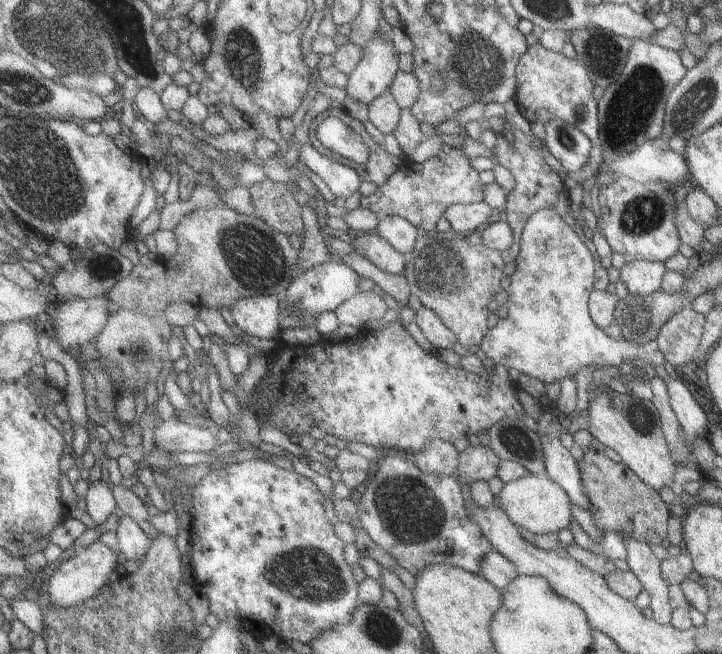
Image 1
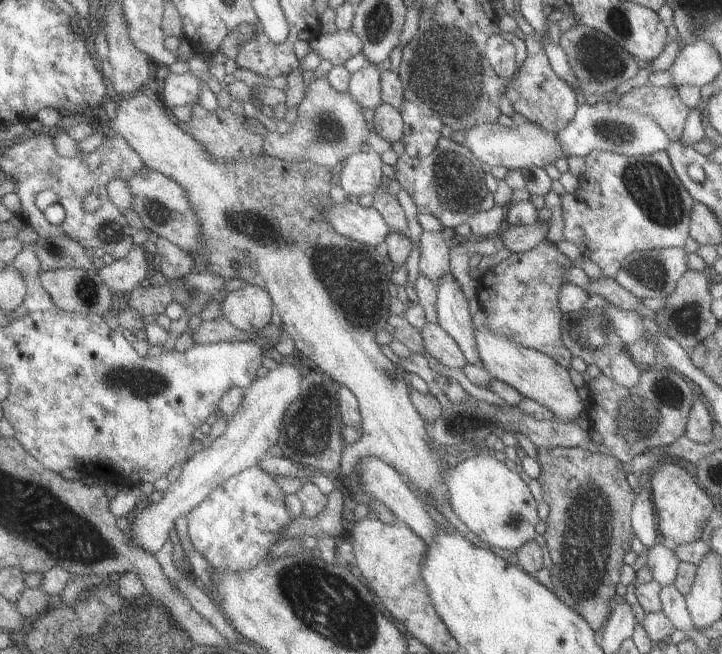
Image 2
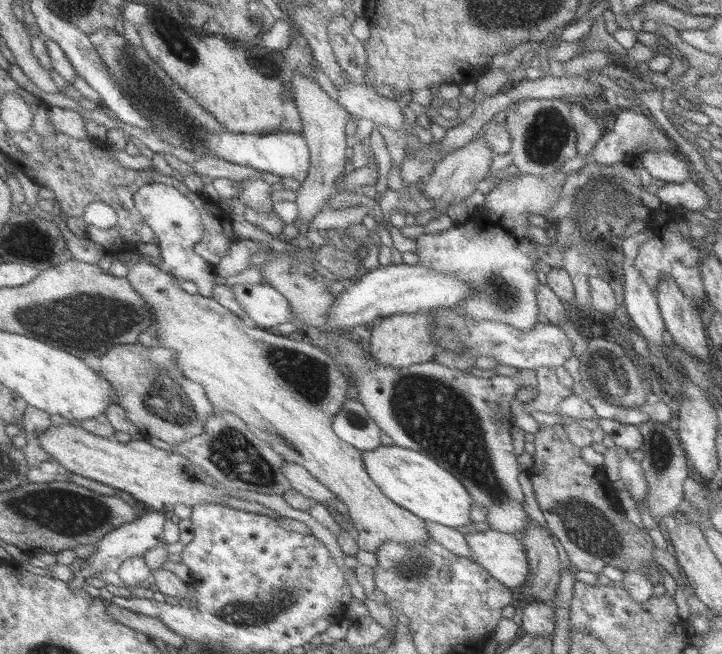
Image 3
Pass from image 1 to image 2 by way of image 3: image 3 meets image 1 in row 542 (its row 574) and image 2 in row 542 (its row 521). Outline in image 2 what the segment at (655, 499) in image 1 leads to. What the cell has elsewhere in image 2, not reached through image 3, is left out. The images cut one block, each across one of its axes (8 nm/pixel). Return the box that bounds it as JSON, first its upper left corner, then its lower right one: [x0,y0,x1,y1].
[535,447,637,633]

